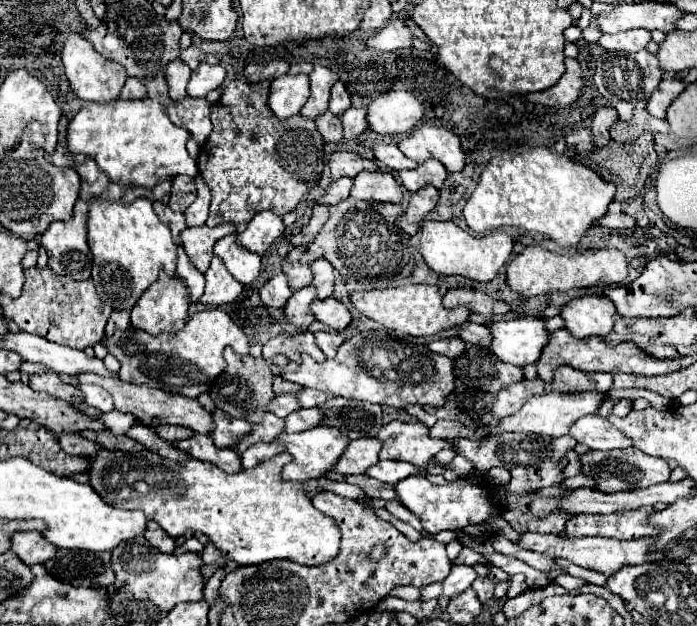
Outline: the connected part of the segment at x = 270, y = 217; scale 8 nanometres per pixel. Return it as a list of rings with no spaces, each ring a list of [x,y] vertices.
[[[264,210],[248,222],[242,234],[238,234],[238,244],[262,256],[272,246],[272,242],[282,234],[284,234],[282,218],[276,216],[272,210]]]

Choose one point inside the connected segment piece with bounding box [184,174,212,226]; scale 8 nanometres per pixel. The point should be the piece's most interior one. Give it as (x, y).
(196, 215)

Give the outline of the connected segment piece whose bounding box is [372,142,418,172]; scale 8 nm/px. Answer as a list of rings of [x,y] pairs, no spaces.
[[[394,142],[376,144],[372,150],[374,150],[376,160],[380,160],[384,166],[388,166],[388,168],[392,168],[392,170],[396,170],[396,172],[400,172],[400,170],[404,170],[404,168],[416,168],[416,166],[418,166],[414,160],[408,160],[408,158],[398,150],[398,146],[396,146]]]

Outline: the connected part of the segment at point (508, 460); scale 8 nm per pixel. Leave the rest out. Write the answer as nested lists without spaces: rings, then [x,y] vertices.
[[[498,434],[484,440],[468,440],[468,438],[456,438],[452,440],[452,450],[464,458],[468,458],[478,472],[488,472],[494,466],[502,466],[510,470],[512,482],[516,484],[516,494],[524,496],[530,490],[538,490],[542,486],[552,486],[562,480],[558,468],[558,460],[576,446],[576,440],[570,440],[570,436],[550,438],[550,440],[538,440],[538,436],[518,436],[518,434]]]

